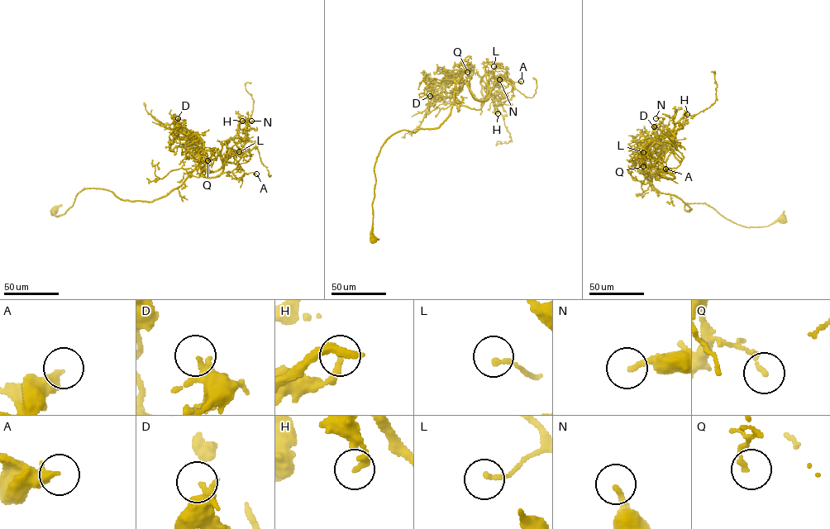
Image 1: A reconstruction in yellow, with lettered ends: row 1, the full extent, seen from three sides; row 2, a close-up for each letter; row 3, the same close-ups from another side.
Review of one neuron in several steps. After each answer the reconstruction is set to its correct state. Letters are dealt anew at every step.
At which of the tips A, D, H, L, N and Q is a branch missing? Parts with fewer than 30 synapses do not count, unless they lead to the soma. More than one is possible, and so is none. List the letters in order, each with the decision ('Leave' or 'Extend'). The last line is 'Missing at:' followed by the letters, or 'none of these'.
A: Leave
D: Leave
H: Leave
L: Leave
N: Leave
Q: Leave
Missing at: none of these

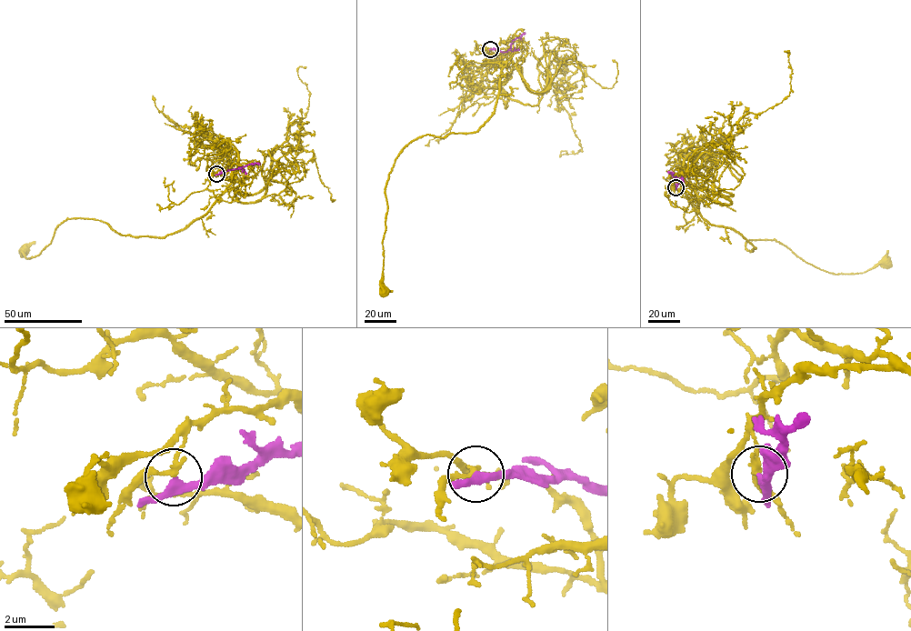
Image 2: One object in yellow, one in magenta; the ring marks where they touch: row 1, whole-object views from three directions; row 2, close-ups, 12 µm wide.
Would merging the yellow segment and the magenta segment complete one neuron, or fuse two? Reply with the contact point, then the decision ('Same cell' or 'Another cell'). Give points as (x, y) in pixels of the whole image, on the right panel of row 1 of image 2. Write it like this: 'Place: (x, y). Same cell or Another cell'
Place: (675, 187). Another cell

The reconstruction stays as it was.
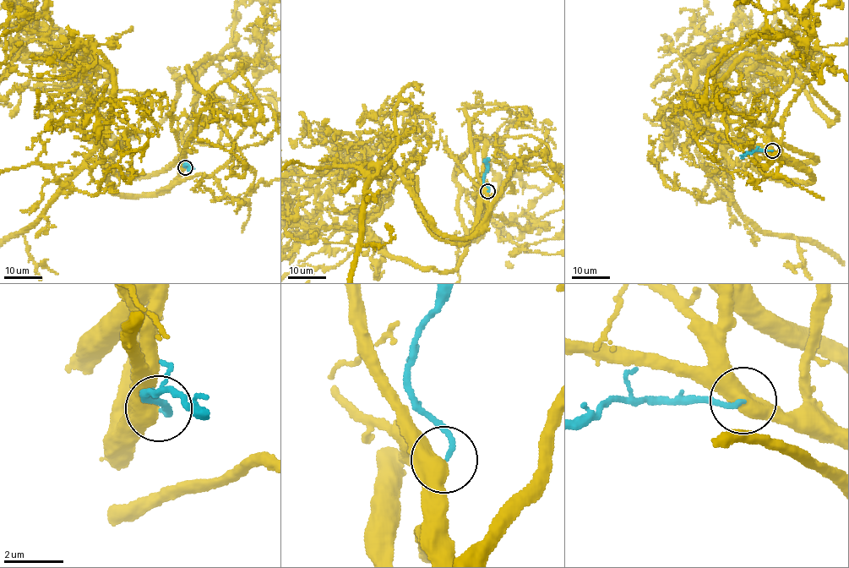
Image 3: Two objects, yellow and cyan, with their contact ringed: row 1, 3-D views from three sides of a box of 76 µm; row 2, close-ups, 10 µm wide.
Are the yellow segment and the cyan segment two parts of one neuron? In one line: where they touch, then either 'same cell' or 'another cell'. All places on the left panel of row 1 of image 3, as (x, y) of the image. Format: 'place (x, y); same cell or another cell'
place (185, 167); same cell

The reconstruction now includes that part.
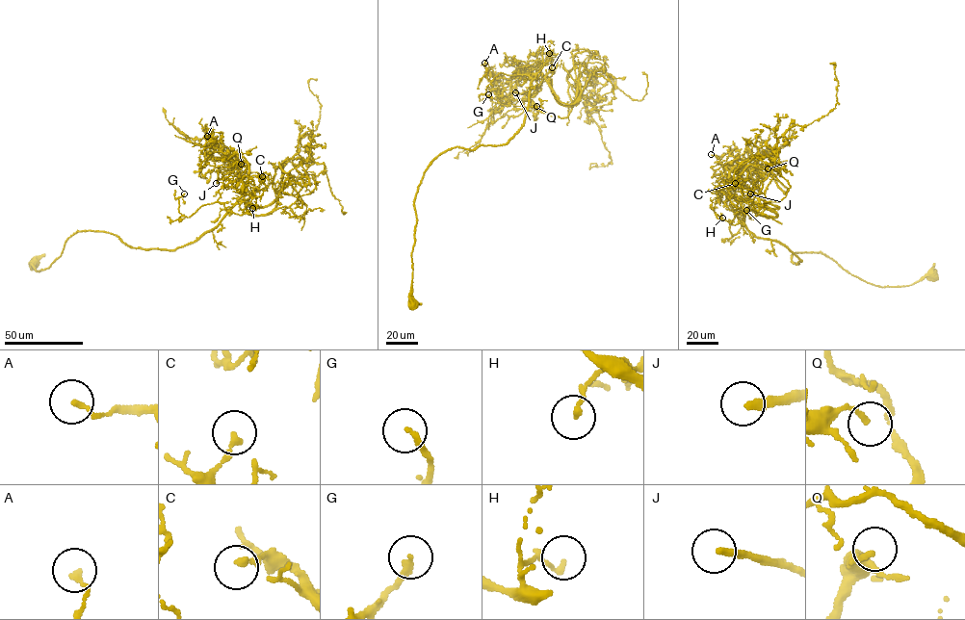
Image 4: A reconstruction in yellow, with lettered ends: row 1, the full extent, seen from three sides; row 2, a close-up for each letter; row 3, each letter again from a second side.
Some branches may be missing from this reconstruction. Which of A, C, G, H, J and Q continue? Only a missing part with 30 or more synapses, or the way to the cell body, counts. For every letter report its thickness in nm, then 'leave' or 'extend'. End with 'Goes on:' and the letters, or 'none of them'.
A: 170 nm thick; leave
C: 240 nm thick; leave
G: 190 nm thick; extend
H: 150 nm thick; leave
J: 260 nm thick; extend
Q: 110 nm thick; leave
Goes on: G, J

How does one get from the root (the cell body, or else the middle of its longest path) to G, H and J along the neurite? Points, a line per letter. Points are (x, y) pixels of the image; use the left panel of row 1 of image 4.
G: (34, 264), (48, 268), (82, 230), (143, 249), (192, 243), (227, 212), (215, 202), (185, 217), (184, 193)
H: (34, 264), (37, 271), (48, 268), (82, 230), (109, 233), (133, 247), (177, 248), (227, 214), (252, 208)
J: (34, 264), (37, 271), (48, 268), (82, 230), (109, 233), (143, 249), (192, 243), (246, 193), (216, 183)

